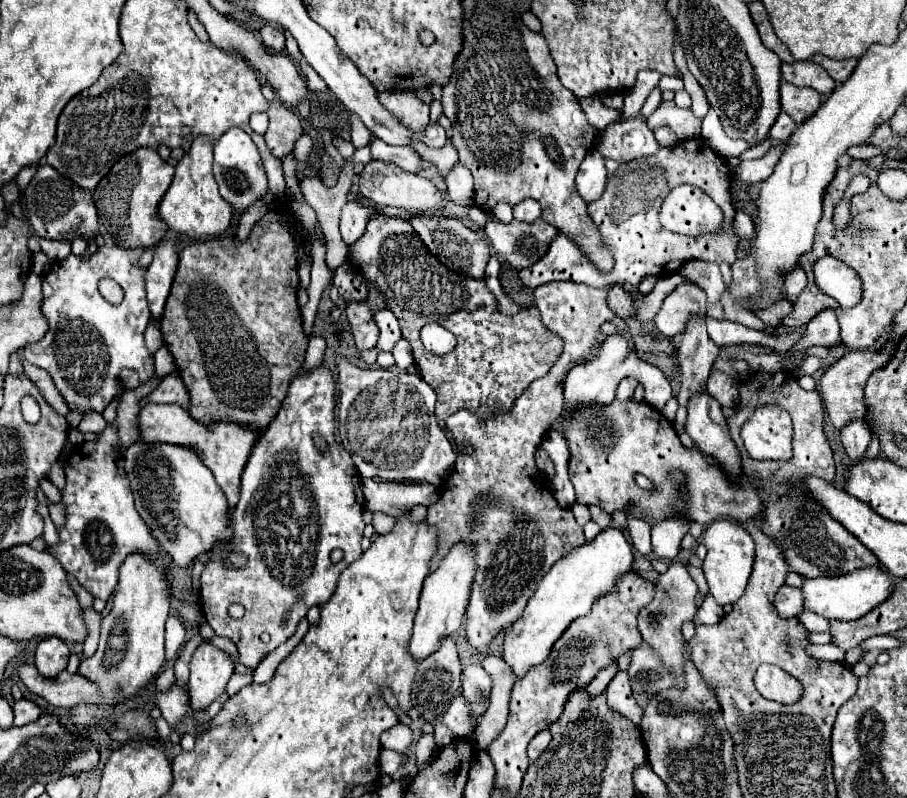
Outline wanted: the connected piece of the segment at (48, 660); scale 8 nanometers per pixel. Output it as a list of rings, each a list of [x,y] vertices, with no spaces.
[[[55,636],[43,638],[35,650],[35,666],[47,678],[55,678],[59,672],[63,672],[67,660],[69,648],[63,640],[57,640]]]

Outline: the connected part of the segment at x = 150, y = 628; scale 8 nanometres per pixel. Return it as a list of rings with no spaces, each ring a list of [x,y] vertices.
[[[139,552],[129,554],[129,560],[125,560],[119,566],[119,584],[113,592],[111,612],[101,620],[99,648],[91,658],[81,660],[81,666],[79,666],[79,674],[83,674],[85,678],[97,682],[103,688],[103,700],[97,702],[97,704],[83,704],[81,702],[79,706],[75,706],[75,724],[77,724],[77,728],[89,726],[93,722],[103,722],[103,720],[109,718],[109,714],[113,712],[113,706],[123,700],[123,698],[115,696],[117,686],[121,688],[123,696],[131,696],[131,694],[139,692],[143,686],[147,686],[149,678],[155,676],[161,670],[161,666],[165,662],[163,642],[165,642],[165,622],[169,618],[169,608],[171,608],[171,582],[169,582],[169,578],[147,556],[143,556]]]

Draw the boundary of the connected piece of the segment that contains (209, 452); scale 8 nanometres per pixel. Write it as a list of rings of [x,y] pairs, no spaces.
[[[147,404],[139,412],[139,436],[143,442],[169,442],[169,444],[193,446],[201,450],[205,464],[211,468],[215,476],[215,482],[227,496],[229,508],[235,508],[239,500],[241,472],[257,440],[257,432],[249,432],[249,428],[237,428],[235,424],[217,424],[217,428],[205,430],[203,424],[197,424],[197,420],[193,420],[177,404]]]

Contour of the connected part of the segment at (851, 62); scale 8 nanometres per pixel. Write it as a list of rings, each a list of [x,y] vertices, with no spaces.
[[[815,54],[815,56],[811,58],[811,62],[823,66],[823,68],[827,70],[827,74],[829,74],[837,84],[841,84],[841,82],[845,82],[845,80],[849,78],[849,74],[853,72],[853,68],[857,66],[858,59],[845,58],[845,60],[831,60],[831,58],[827,58],[827,56]]]

